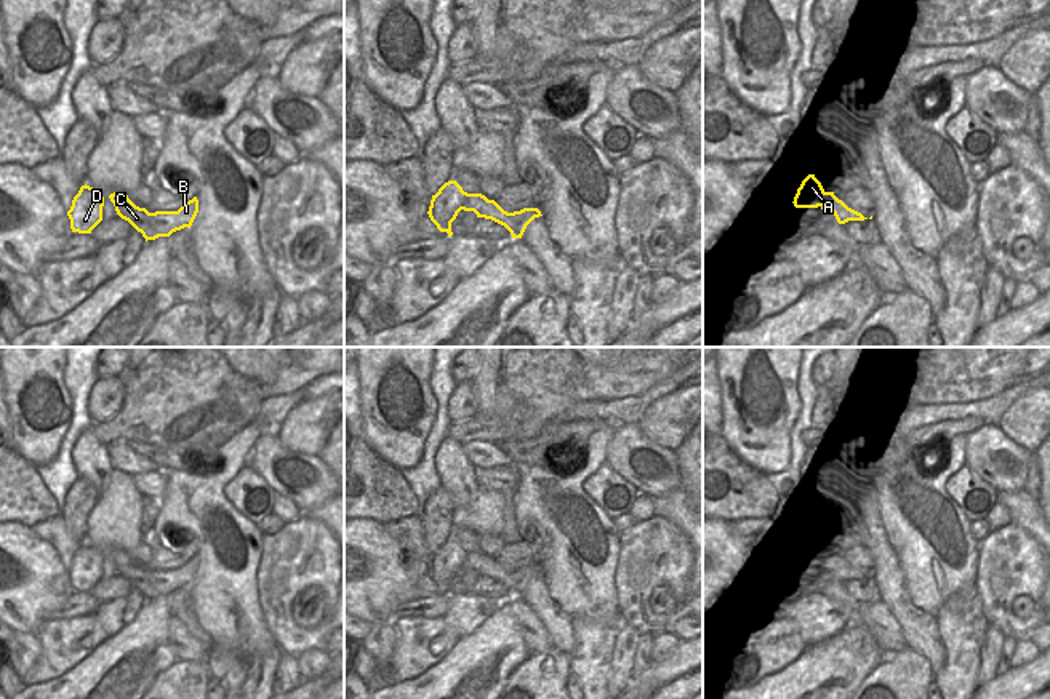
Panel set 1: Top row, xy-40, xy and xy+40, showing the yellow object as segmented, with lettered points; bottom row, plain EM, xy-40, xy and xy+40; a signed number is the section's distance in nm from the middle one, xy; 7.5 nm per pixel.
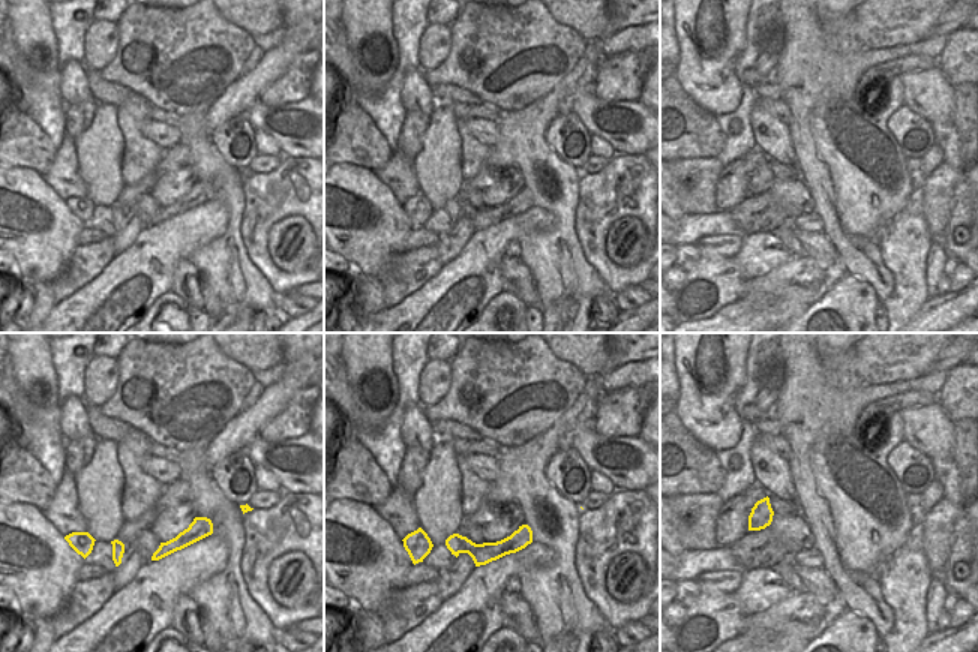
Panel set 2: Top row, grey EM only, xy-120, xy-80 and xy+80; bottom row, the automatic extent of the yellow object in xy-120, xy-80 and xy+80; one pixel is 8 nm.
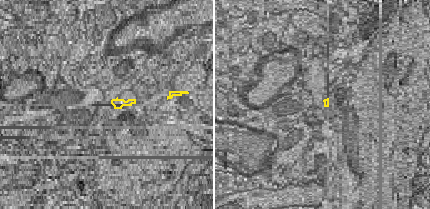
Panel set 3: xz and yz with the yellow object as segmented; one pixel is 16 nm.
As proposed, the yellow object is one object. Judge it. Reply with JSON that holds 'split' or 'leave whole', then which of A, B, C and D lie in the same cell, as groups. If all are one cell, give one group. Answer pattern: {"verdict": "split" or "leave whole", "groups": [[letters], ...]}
{"verdict": "split", "groups": [["A", "D"], ["B", "C"]]}

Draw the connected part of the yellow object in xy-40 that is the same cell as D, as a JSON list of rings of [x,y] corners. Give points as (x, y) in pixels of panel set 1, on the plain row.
[[[82,544],[67,569],[72,590],[91,592],[102,579],[104,555],[90,544]]]

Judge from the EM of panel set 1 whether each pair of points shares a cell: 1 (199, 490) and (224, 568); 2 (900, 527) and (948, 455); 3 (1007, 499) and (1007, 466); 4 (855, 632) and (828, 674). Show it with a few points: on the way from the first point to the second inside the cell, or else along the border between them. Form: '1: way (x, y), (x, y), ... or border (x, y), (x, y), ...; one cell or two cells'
1: way (200, 509), (202, 528), (213, 549); one cell
2: way (914, 509), (914, 503), (941, 472); one cell
3: border (1023, 488), (997, 493); two cells
4: way (855, 642), (853, 648), (837, 664); one cell

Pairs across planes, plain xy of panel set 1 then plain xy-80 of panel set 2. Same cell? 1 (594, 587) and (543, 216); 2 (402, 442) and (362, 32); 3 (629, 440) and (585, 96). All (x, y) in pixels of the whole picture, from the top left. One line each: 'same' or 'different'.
1: different
2: same
3: same

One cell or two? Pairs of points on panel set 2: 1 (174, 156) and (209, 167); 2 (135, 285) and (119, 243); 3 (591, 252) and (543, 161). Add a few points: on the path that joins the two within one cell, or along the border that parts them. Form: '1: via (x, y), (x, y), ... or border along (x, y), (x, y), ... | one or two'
1: border along (179, 141), (188, 147), (188, 165) | two
2: border along (144, 228), (128, 248), (116, 255) | two
3: border along (578, 185), (575, 233), (584, 254) | two

